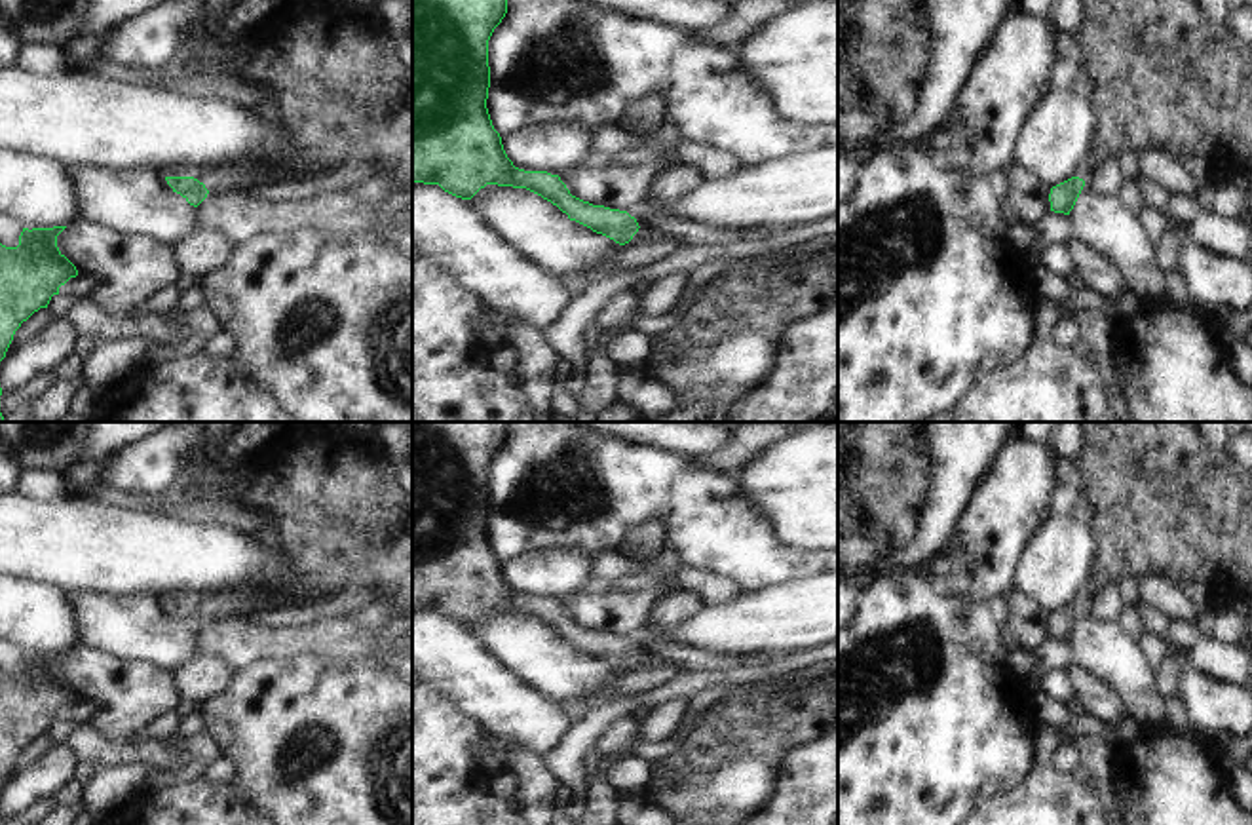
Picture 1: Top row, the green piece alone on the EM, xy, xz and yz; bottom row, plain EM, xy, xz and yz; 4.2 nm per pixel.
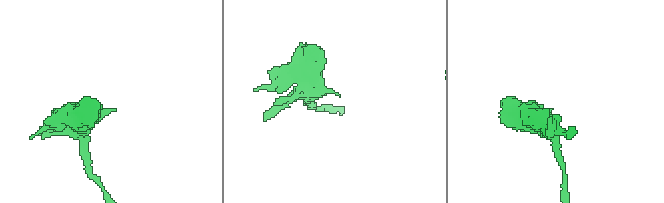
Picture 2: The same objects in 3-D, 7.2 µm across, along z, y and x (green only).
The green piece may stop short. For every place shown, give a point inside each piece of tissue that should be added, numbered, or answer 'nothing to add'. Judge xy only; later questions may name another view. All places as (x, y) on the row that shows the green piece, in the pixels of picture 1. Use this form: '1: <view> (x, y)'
1: xy (213, 181)

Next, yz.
1: yz (1167, 78)

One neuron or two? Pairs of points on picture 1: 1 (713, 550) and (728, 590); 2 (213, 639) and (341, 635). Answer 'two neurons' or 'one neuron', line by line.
1: two neurons
2: one neuron

